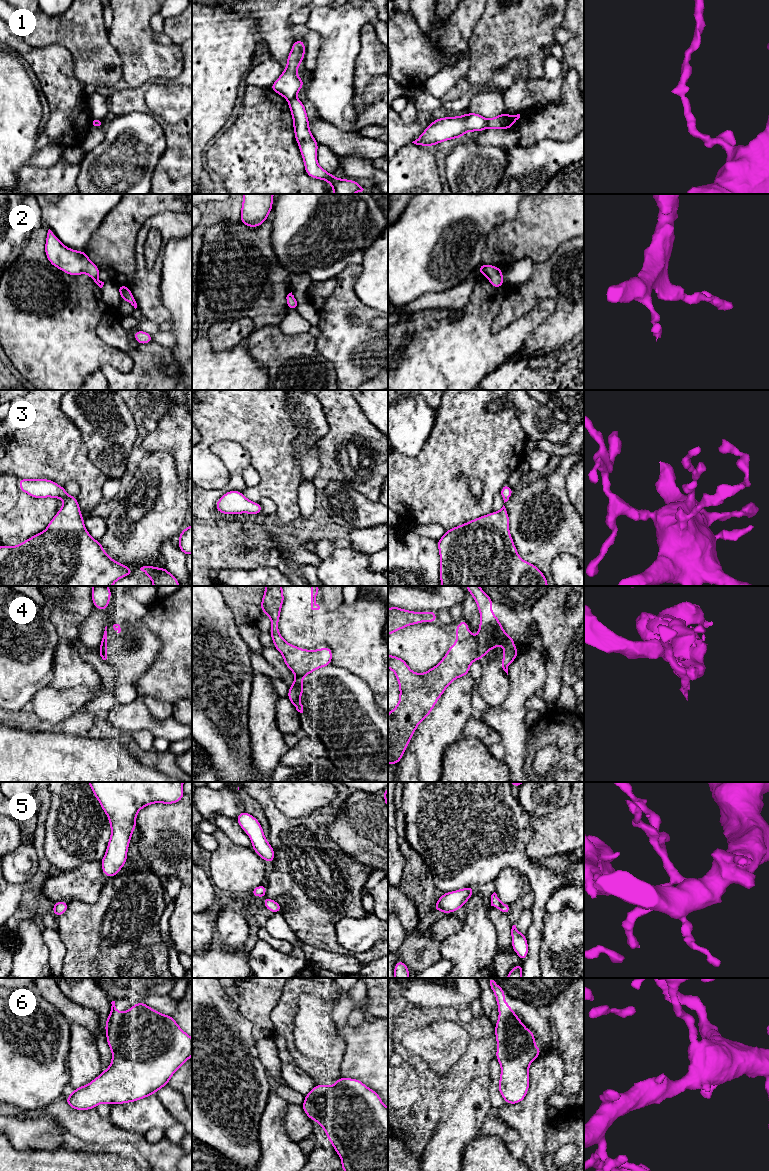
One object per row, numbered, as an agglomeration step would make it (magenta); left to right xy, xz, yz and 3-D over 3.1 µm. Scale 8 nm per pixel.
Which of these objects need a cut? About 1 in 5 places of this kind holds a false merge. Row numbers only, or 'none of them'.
1, 4

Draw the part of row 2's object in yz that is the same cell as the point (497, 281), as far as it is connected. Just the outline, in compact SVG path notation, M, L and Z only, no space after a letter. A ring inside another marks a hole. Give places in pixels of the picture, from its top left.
M481 264L478 271L490 281L494 288L499 288L504 284L502 269L493 265Z

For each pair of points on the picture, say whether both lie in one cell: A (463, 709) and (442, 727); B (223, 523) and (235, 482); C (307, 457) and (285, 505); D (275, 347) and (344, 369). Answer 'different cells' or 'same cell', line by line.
A: same cell
B: same cell
C: different cells
D: different cells

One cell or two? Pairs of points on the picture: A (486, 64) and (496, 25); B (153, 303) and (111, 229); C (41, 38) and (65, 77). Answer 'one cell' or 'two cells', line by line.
A: one cell
B: two cells
C: two cells

